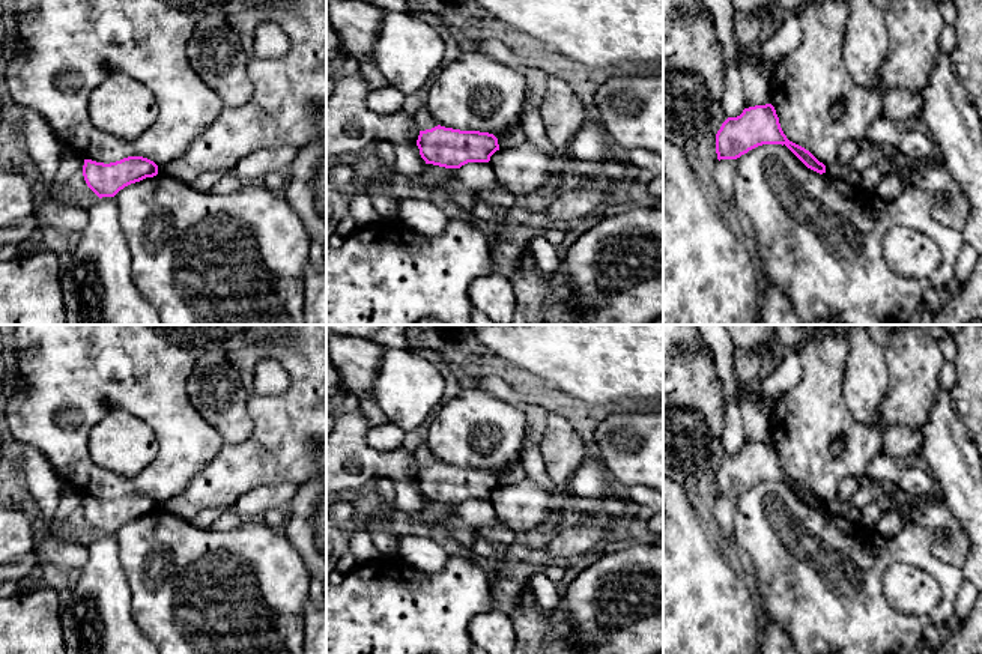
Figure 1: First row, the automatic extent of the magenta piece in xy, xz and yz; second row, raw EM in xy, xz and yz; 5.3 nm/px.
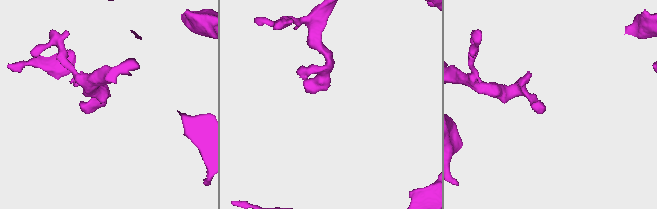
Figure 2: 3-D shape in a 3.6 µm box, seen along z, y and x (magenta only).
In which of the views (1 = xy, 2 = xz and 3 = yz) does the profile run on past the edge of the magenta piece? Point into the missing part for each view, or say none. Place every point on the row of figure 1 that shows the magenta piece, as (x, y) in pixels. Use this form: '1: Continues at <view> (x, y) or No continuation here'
1: No continuation here
2: No continuation here
3: No continuation here

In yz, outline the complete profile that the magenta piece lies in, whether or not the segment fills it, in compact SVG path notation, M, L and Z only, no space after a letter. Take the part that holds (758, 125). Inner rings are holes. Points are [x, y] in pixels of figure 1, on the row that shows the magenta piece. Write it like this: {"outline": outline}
{"outline": "M771 104L744 108L740 116L728 117L716 134L719 161L737 159L762 144L785 144L808 168L826 173L826 165L809 150L787 138Z"}

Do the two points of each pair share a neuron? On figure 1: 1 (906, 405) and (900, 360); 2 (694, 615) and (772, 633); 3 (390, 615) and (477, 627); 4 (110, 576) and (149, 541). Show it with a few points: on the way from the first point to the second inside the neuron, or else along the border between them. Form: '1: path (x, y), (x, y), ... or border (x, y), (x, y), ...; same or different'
1: path (906, 394), (906, 370); same
2: border (760, 629), (763, 638); different
3: border (492, 608), (471, 620), (468, 624), (469, 638); different
4: border (113, 534), (131, 600); different

